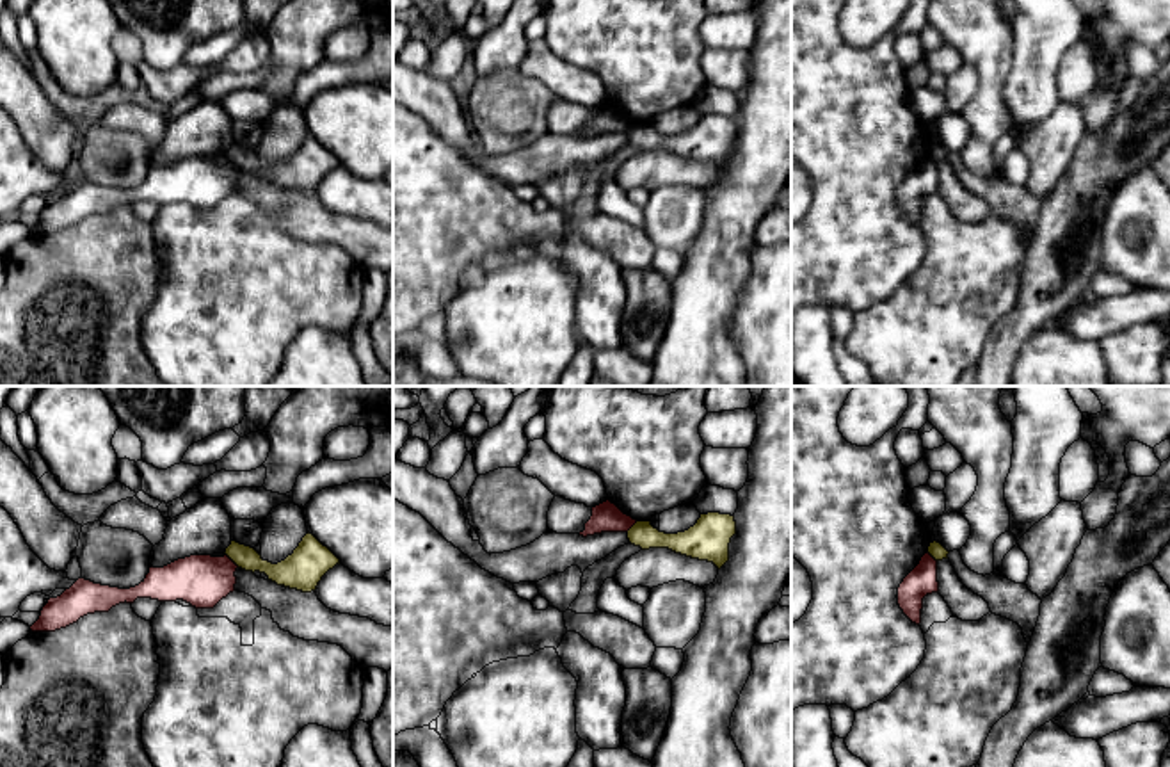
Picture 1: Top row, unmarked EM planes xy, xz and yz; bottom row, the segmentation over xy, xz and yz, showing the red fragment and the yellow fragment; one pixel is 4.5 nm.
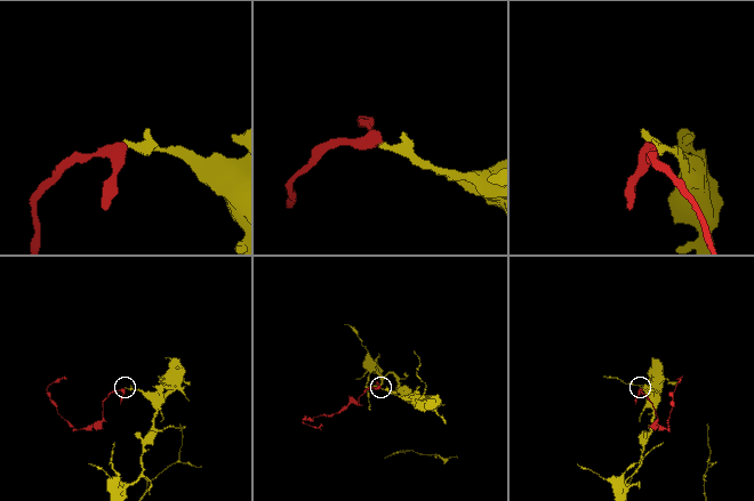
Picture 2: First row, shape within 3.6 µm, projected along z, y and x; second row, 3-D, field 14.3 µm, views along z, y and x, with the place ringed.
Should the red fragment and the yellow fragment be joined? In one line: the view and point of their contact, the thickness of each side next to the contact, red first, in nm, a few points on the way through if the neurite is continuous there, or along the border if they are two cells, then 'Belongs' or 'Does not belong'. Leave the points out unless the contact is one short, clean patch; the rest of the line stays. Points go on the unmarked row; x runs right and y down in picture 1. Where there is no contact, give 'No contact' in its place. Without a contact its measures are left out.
Touches red at xy (232, 162). Thickness 240 nm (red) against 110 nm. Boundary: xy (226, 155), (239, 168). Does not belong

